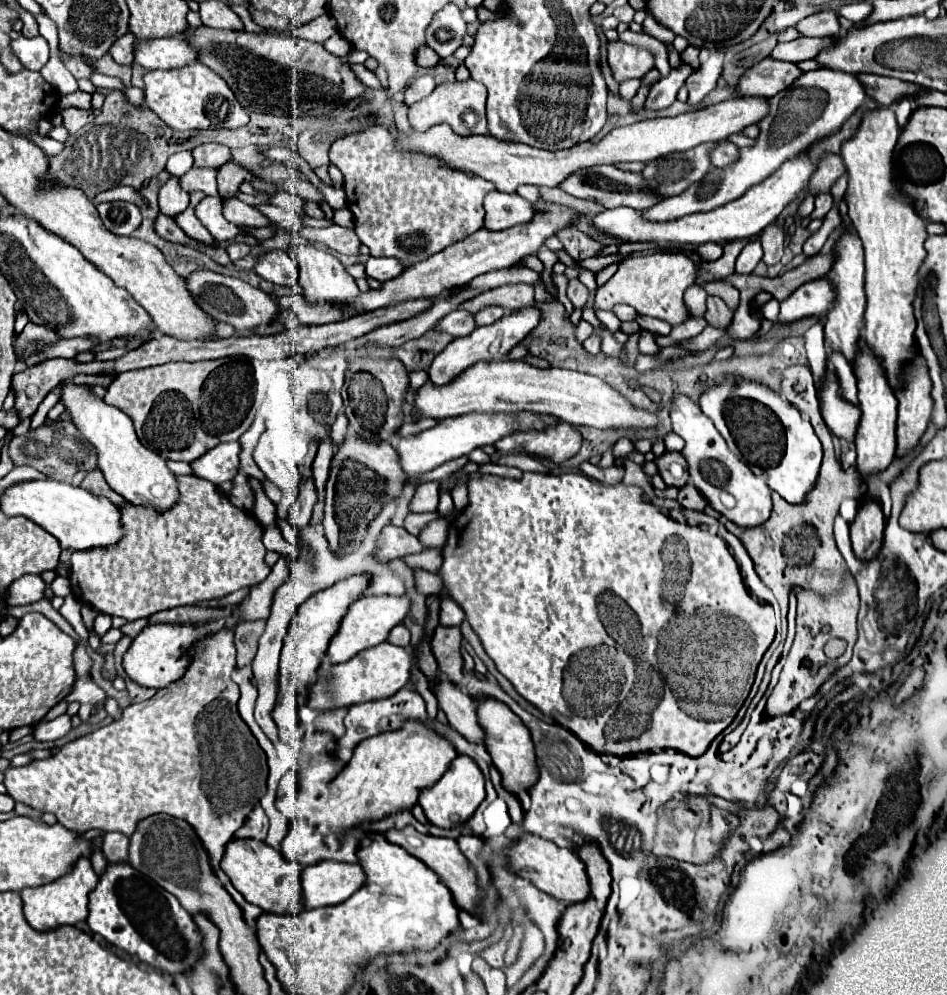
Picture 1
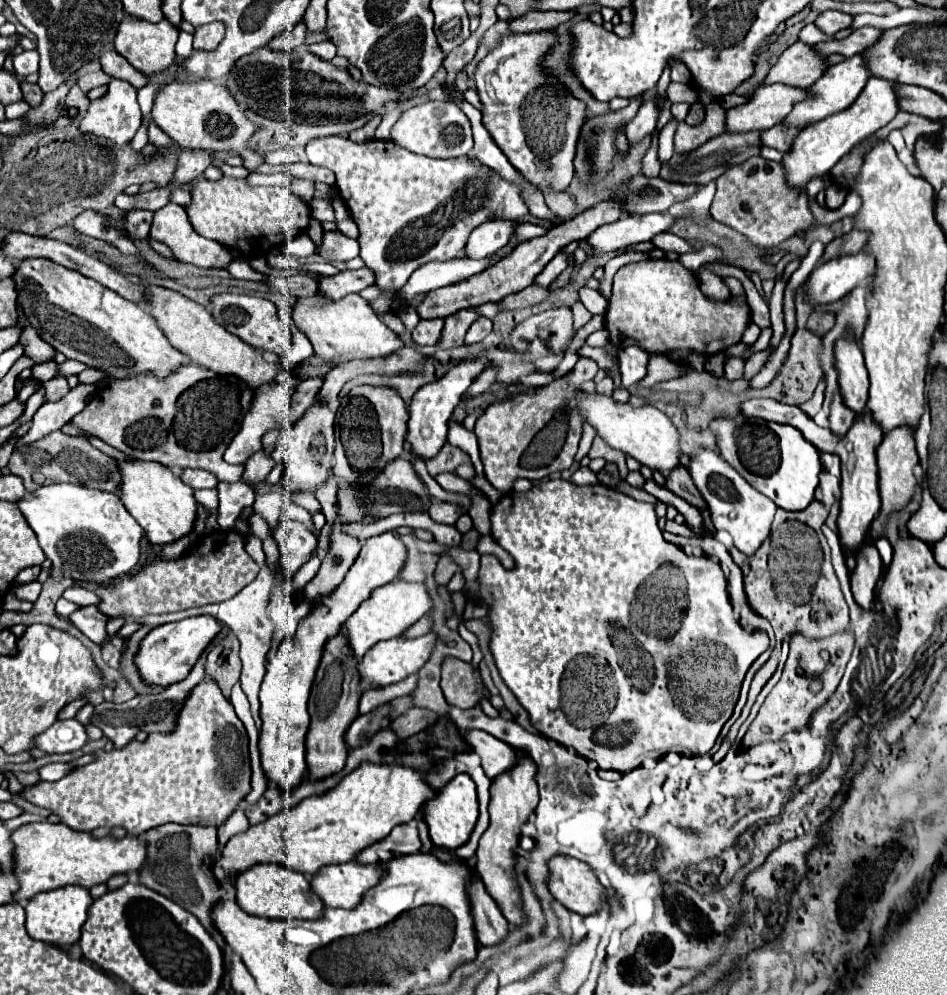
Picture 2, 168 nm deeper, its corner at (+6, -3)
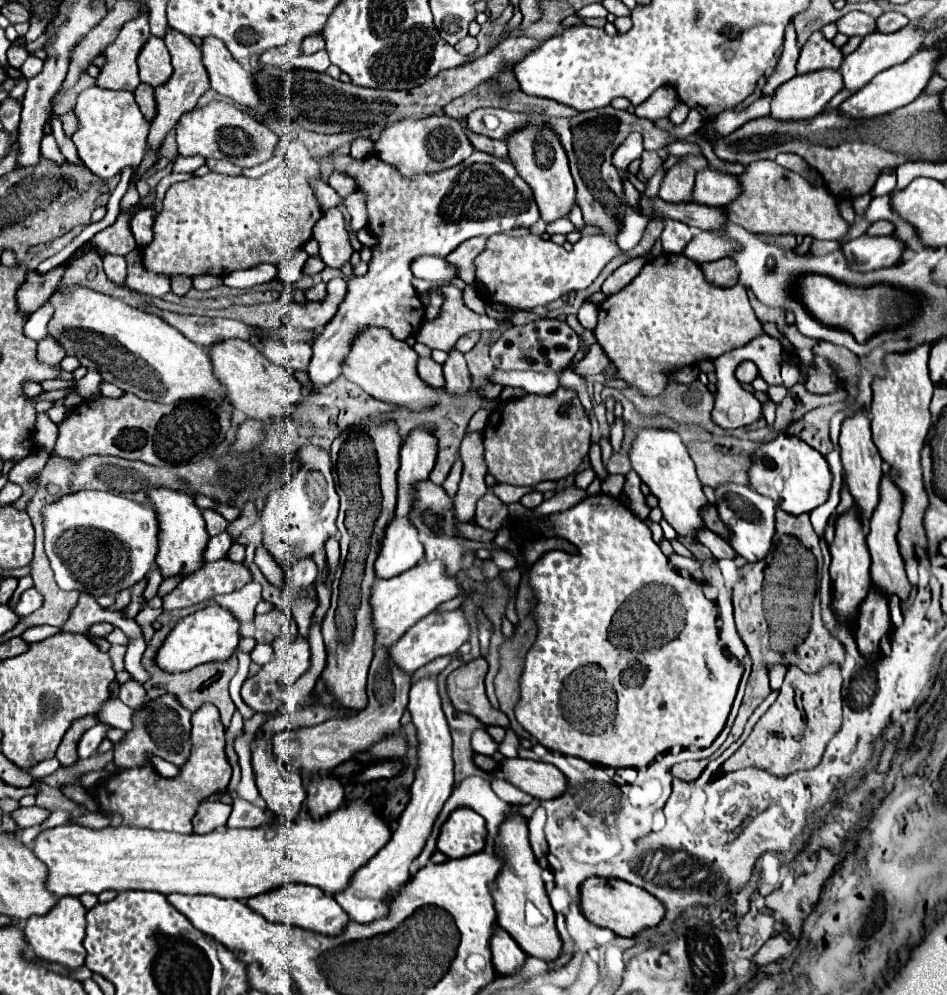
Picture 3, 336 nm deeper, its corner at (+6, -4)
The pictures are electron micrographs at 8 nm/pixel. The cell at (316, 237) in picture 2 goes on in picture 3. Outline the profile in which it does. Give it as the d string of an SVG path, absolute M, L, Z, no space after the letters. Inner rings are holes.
M320 255L308 257L308 261L306 261L306 265L304 265L304 273L306 273L306 275L314 275L314 273L320 273L324 267L326 267L326 265L324 265L324 261L320 259Z

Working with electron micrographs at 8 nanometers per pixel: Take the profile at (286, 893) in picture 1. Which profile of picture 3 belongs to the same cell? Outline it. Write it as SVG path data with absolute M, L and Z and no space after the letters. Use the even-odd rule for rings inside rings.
M282 885L280 889L270 889L262 895L250 897L246 901L246 905L264 915L264 919L268 921L278 921L278 923L286 923L286 925L296 925L302 929L310 929L316 933L324 933L324 935L336 935L342 931L342 927L348 921L348 915L342 911L342 907L334 901L332 895L326 895L322 889L312 887L312 885Z

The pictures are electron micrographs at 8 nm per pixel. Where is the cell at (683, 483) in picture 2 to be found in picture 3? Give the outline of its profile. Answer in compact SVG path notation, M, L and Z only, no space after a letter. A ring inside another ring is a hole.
M708 503L704 509L702 509L702 519L704 519L704 525L710 529L710 531L714 531L714 533L718 533L720 537L724 537L724 539L728 539L730 537L730 533L728 533L728 529L726 529L726 525L720 521L720 517L718 517L718 513L716 513L716 507L712 505L712 503Z

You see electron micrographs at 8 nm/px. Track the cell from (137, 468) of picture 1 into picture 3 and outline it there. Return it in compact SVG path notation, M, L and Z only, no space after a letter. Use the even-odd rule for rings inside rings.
M152 487L148 489L148 501L152 503L158 519L158 555L156 563L162 569L164 577L170 575L190 575L192 571L200 569L204 565L202 553L206 549L206 543L210 535L206 533L206 525L202 519L202 513L194 501L192 495L178 491L178 489L168 489L168 487Z

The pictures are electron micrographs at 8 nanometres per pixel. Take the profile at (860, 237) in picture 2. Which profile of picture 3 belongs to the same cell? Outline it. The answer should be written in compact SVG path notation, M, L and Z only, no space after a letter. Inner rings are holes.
M876 221L876 223L872 223L868 227L866 235L870 235L870 237L882 237L882 235L892 235L892 231L894 231L894 225L890 221Z

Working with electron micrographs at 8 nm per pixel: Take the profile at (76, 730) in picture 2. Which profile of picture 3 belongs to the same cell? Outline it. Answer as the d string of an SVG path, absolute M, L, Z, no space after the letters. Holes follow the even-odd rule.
M98 723L96 727L88 729L88 731L82 735L82 739L78 741L78 757L80 757L80 759L86 759L86 757L90 757L92 753L96 753L100 741L106 737L106 729L108 729L106 723Z

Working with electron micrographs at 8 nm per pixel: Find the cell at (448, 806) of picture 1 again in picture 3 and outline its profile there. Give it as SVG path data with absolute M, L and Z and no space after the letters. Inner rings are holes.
M458 807L450 813L438 835L438 851L446 857L468 857L482 851L486 821L470 807Z

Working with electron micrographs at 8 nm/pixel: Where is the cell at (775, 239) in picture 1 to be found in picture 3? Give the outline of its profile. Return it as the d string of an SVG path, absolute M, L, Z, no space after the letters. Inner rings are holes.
M756 161L746 167L740 181L740 195L724 205L728 221L754 235L810 235L812 239L840 241L848 223L836 209L836 197L826 187L810 185L802 175L776 165L774 161Z

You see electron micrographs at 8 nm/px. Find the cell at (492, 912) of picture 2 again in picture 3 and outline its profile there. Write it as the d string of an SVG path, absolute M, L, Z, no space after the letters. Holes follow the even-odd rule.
M498 925L490 939L490 951L492 951L492 963L496 971L502 975L514 973L524 963L524 957L526 957L520 945Z

